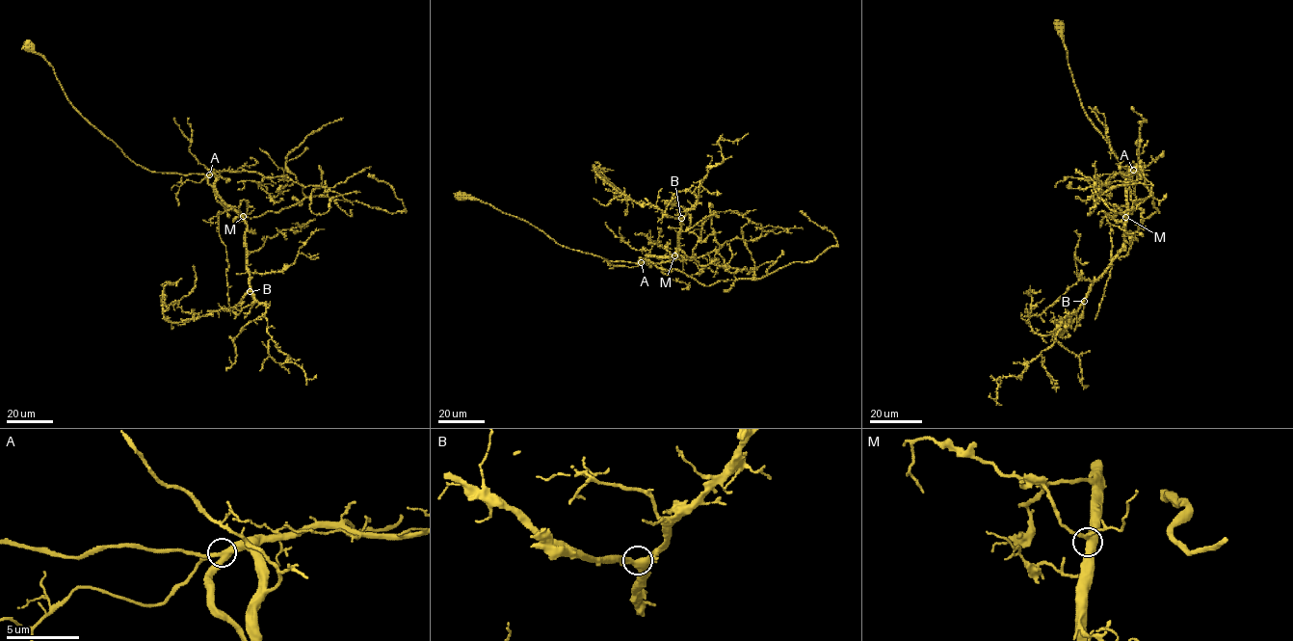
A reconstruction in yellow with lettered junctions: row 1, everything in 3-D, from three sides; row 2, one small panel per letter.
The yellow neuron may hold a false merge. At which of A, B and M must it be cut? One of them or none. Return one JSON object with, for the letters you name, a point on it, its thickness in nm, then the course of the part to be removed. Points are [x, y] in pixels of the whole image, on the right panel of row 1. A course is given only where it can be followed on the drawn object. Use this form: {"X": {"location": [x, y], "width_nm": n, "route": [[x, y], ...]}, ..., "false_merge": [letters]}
{"false_merge": []}

